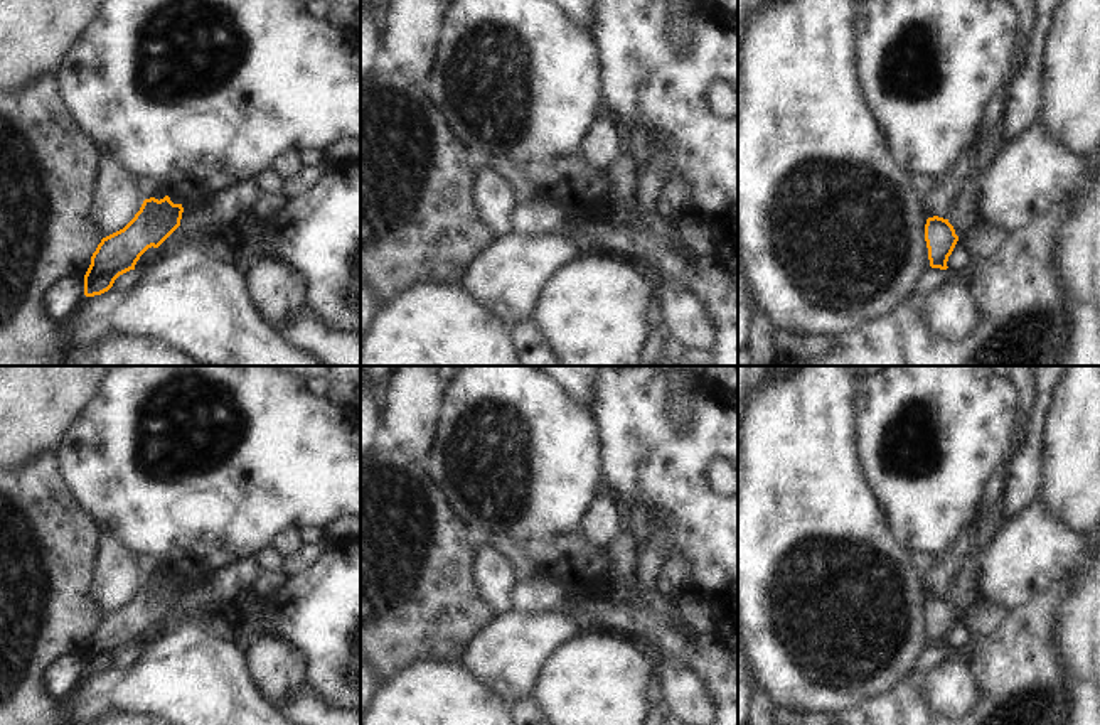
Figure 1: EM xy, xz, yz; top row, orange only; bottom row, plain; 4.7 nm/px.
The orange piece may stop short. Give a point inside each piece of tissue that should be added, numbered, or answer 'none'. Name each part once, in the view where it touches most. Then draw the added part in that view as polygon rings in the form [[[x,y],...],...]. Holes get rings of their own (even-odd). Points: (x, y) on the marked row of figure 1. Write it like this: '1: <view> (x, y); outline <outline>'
none

